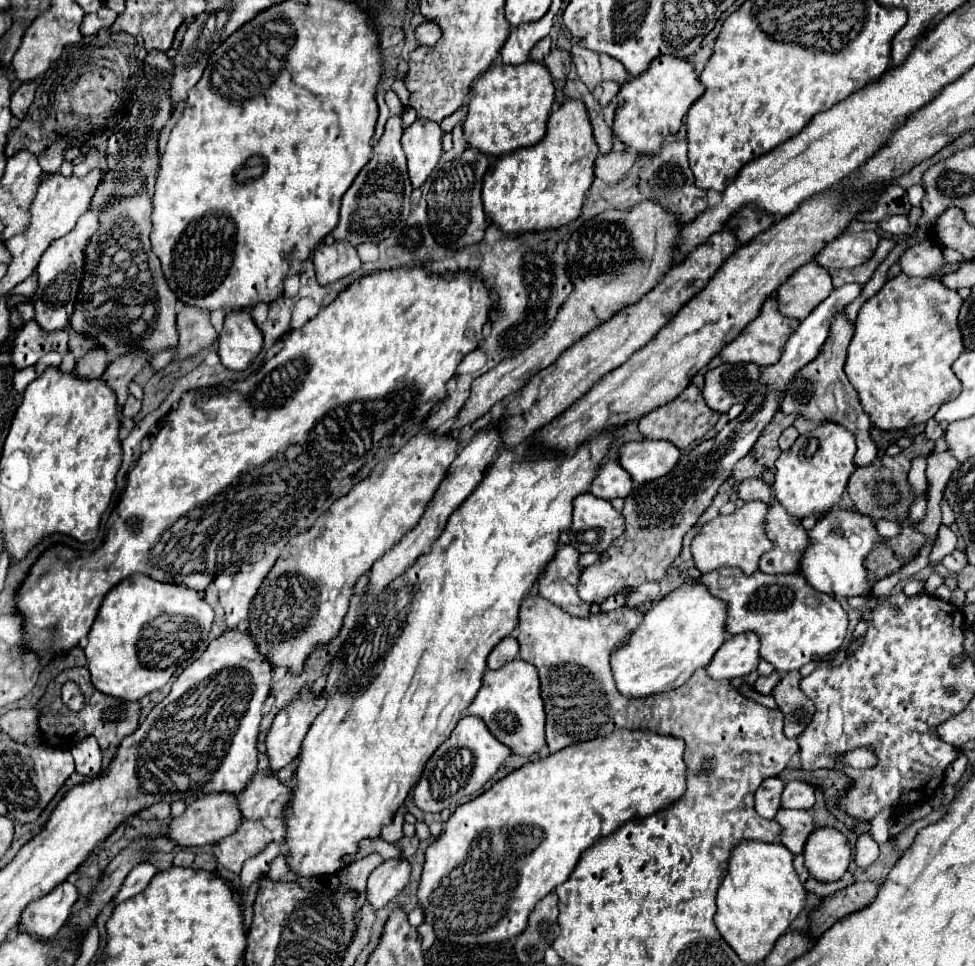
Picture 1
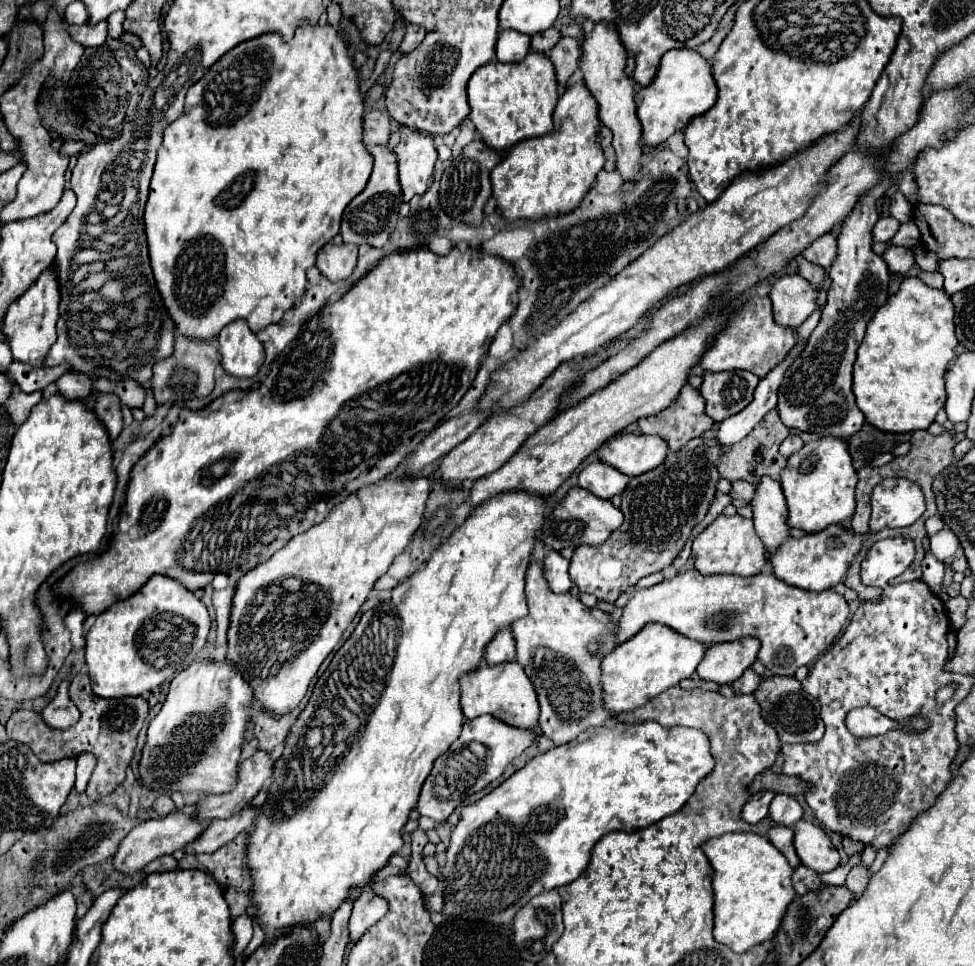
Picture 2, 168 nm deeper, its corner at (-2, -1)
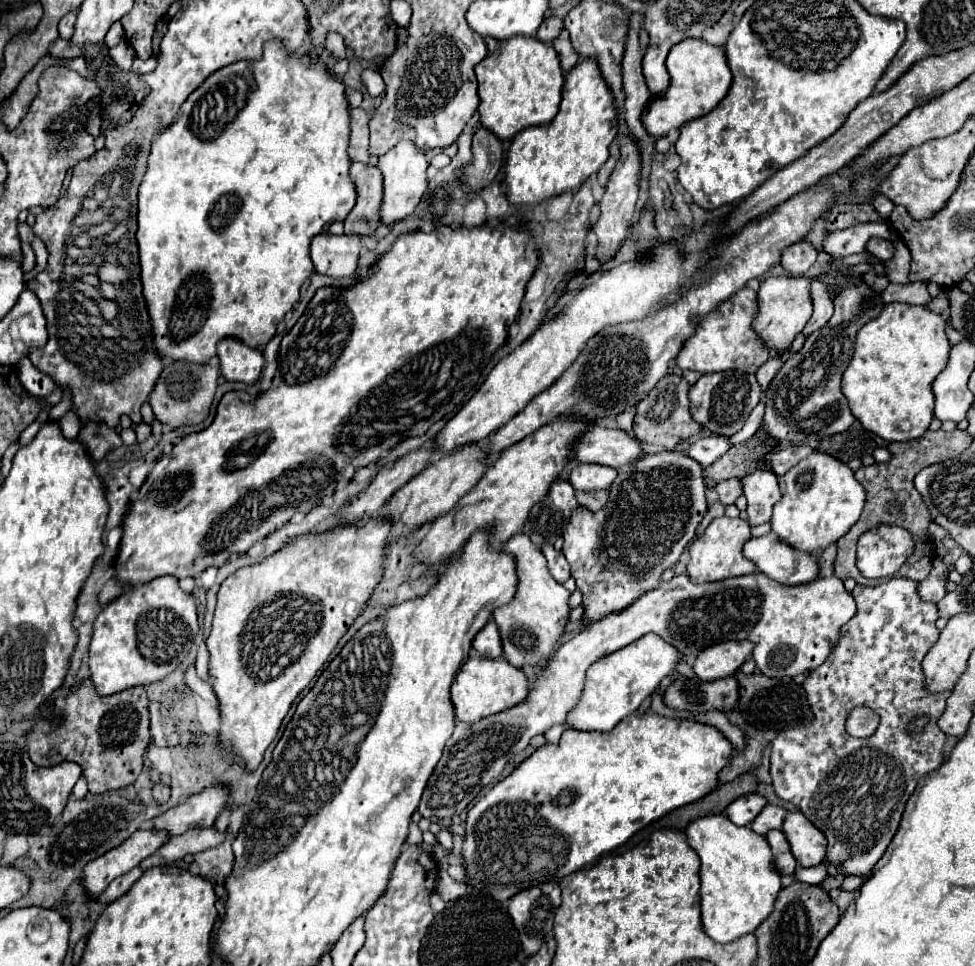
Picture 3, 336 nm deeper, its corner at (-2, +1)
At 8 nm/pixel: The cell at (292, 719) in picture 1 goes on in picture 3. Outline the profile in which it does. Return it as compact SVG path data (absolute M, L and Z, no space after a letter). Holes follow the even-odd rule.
M216 784L204 788L202 792L188 798L186 804L174 806L168 812L154 818L152 828L164 830L170 836L184 834L186 830L192 828L210 828L218 818L218 814L222 812L222 808L226 806L226 798L228 798L228 790L224 786Z

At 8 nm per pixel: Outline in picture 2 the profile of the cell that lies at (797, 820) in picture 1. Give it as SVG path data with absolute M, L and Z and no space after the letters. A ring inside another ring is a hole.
M774 824L770 828L770 832L768 832L768 838L788 858L790 866L796 868L800 864L796 848L794 848L794 832L792 832L792 828L782 828L782 824Z

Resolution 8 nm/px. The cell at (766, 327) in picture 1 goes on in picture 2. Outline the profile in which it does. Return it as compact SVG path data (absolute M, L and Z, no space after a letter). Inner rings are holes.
M748 296L742 302L742 308L732 316L728 326L716 336L716 342L704 352L700 366L710 372L722 370L750 370L756 376L764 378L776 364L780 364L792 346L798 342L796 330L786 328L774 322L772 300L762 296Z

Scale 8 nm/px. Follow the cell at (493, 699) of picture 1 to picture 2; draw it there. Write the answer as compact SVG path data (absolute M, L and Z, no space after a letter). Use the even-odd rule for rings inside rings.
M504 662L498 666L482 664L470 676L464 676L462 678L462 708L464 708L466 718L490 714L496 720L510 724L514 728L532 730L532 732L536 732L538 728L540 706L538 706L536 690L518 662Z

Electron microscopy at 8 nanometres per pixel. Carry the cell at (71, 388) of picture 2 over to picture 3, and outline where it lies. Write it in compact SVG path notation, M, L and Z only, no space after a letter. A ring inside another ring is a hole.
M64 392L62 402L60 402L60 404L56 404L54 408L50 408L50 412L48 412L48 422L50 422L50 420L58 422L58 420L60 420L68 410L70 410L70 404L72 404L72 402L70 402L70 396Z

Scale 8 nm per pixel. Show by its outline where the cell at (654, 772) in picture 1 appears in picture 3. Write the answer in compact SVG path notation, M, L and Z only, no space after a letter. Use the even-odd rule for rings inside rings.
M654 712L630 714L610 732L566 730L558 744L546 742L470 808L464 838L466 876L476 880L476 888L494 900L508 900L516 892L548 880L558 882L618 848L650 822L708 796L718 786L718 774L732 756L734 748L718 728Z

